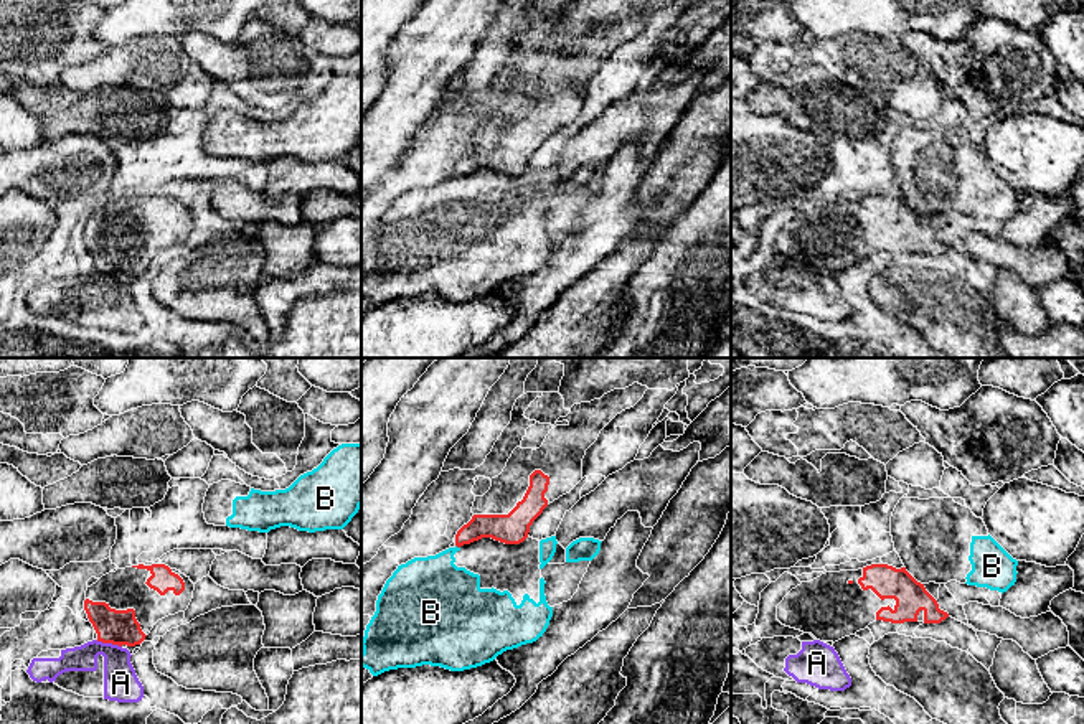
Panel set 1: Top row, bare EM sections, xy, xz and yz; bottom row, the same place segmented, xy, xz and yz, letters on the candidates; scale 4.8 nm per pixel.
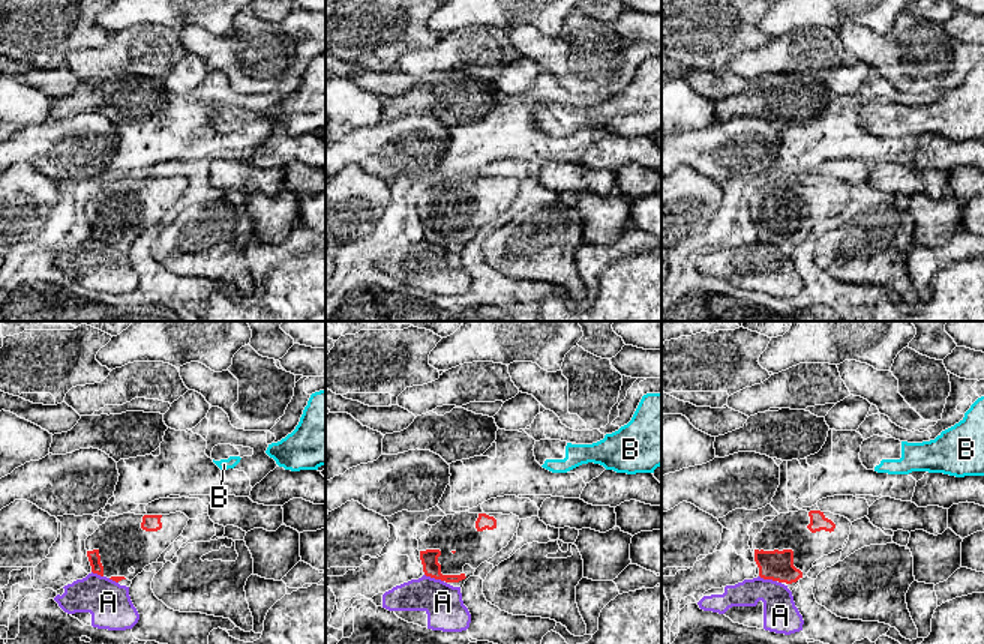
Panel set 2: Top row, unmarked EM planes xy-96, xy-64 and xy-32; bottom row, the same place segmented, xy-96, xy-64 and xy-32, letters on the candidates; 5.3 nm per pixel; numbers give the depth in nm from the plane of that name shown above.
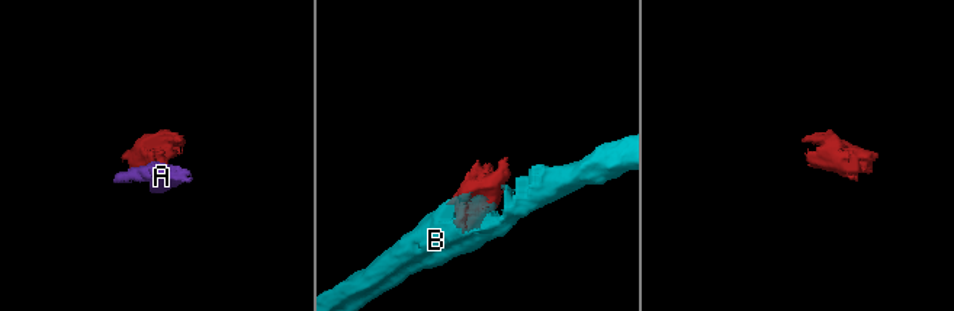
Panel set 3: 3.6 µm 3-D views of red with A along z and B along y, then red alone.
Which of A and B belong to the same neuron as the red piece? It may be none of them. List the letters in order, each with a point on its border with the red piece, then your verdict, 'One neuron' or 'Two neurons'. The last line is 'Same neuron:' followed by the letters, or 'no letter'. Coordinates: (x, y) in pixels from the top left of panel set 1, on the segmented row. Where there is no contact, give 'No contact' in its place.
A: Touches red at xy (109, 642). Two neurons
B: Touches red at xz (457, 546). Two neurons
Same neuron: no letter

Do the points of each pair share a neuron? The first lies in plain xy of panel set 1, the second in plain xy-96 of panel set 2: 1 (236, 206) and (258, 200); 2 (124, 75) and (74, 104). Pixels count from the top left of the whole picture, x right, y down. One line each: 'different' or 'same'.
1: different
2: different

